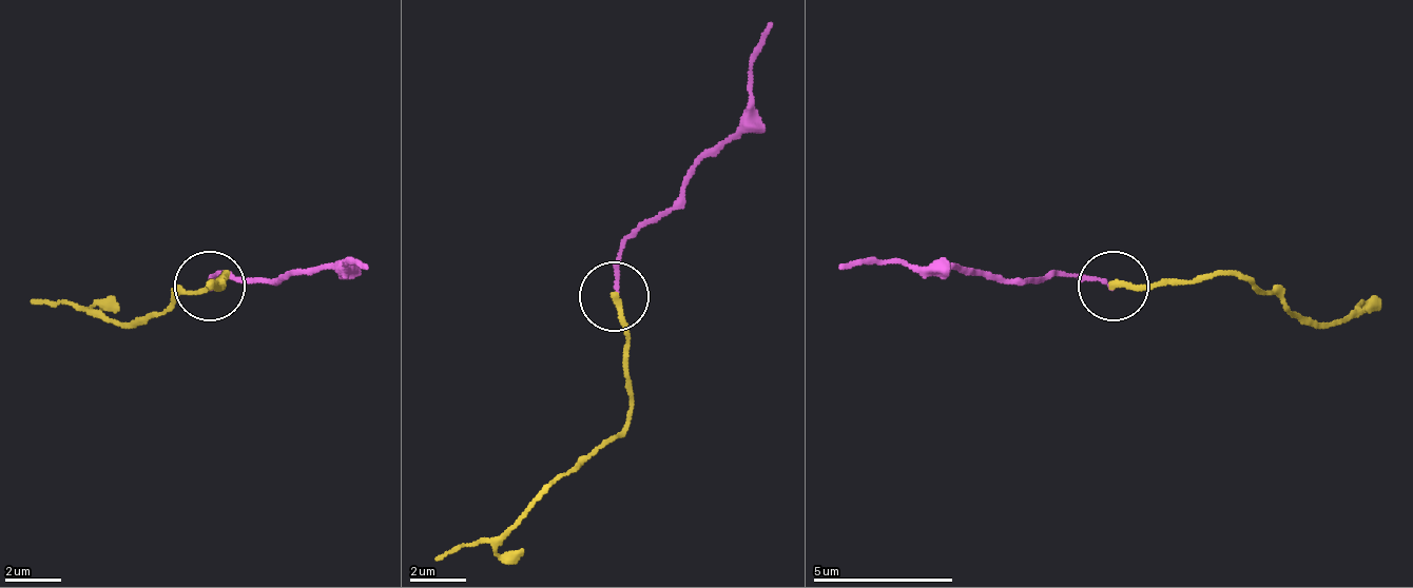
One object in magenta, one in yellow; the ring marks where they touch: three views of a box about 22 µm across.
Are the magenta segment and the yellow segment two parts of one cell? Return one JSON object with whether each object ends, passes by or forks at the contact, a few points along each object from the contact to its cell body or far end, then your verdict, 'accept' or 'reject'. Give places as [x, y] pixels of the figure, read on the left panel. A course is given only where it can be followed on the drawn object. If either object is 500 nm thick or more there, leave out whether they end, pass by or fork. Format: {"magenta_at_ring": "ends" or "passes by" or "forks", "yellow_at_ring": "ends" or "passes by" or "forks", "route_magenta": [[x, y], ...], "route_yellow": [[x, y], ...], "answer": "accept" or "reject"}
{"magenta_at_ring": "ends", "yellow_at_ring": "ends", "route_magenta": [[208, 288], [214, 273], [271, 280], [334, 267], [348, 259], [369, 267]], "route_yellow": [[208, 288], [229, 273], [131, 322], [89, 308], [33, 301]], "answer": "accept"}

